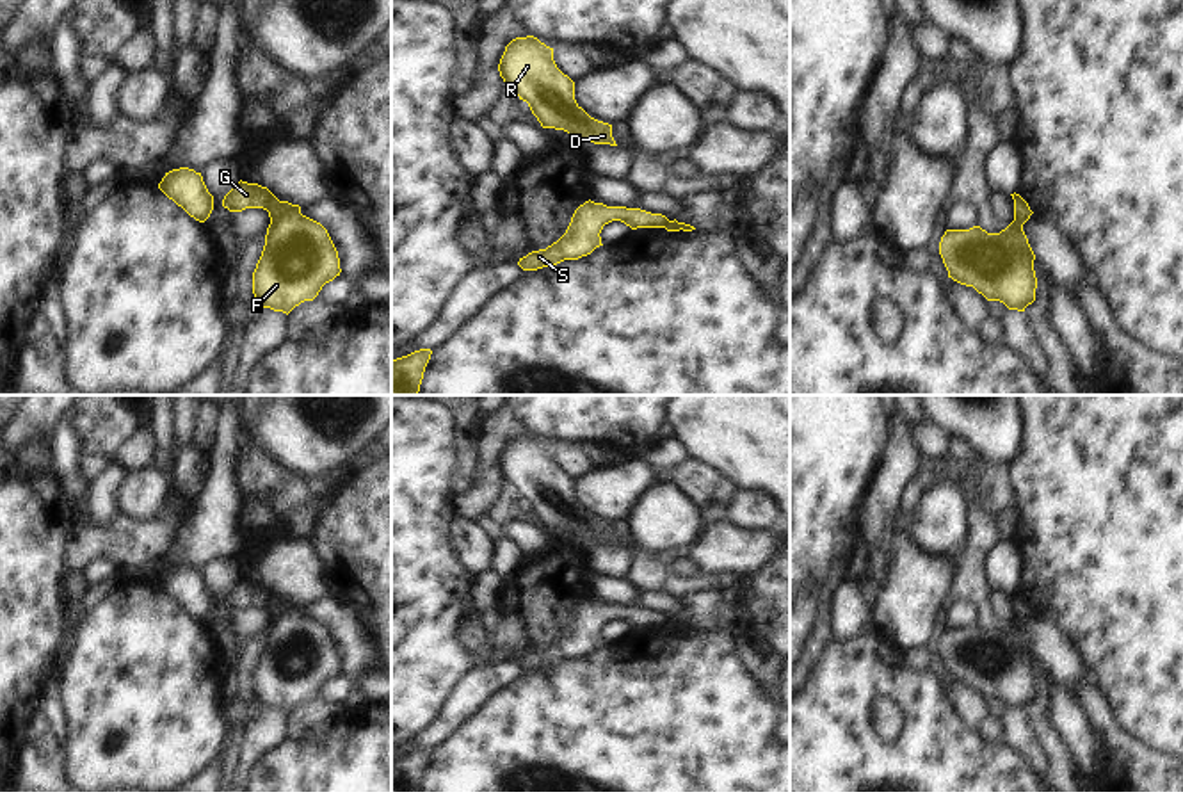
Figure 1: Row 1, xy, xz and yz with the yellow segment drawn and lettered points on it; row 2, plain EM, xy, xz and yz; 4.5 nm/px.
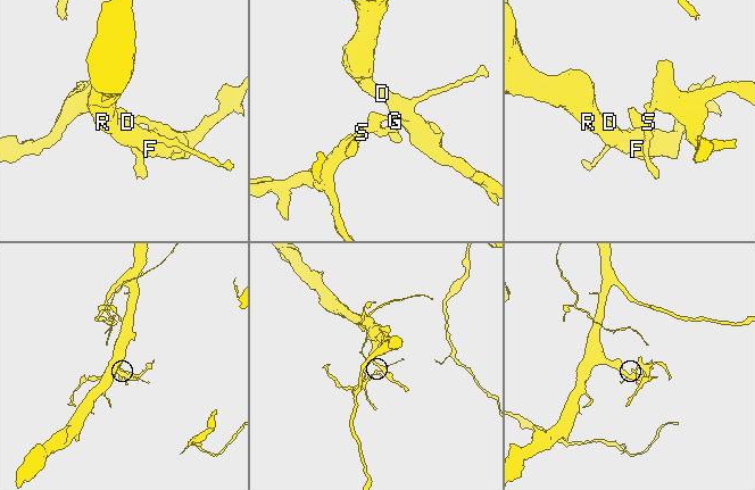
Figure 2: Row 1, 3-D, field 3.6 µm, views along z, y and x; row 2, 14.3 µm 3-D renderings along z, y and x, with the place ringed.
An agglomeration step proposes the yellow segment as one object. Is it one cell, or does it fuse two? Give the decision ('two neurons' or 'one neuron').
two neurons

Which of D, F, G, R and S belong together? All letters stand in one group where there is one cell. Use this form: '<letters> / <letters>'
D F R / G S

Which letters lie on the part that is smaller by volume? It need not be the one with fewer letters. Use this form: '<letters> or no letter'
G, S

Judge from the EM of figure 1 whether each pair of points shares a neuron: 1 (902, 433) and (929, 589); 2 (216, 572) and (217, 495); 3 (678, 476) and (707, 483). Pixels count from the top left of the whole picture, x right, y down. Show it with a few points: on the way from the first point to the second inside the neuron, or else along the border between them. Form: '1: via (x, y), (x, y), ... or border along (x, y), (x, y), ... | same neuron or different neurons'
1: via (895, 472), (885, 490), (885, 529), (904, 550) | same neuron
2: border along (233, 556), (210, 559), (200, 570) | different neurons
3: via (685, 477), (700, 483) | same neuron

